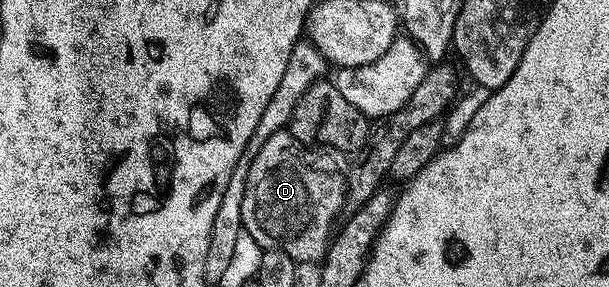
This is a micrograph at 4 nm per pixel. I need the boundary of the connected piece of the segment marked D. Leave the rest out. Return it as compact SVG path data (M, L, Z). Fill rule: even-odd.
M281 131L270 135L262 143L262 151L248 164L242 195L243 232L249 233L263 250L281 249L297 263L320 263L334 236L336 216L345 205L345 154L304 145L292 133Z

